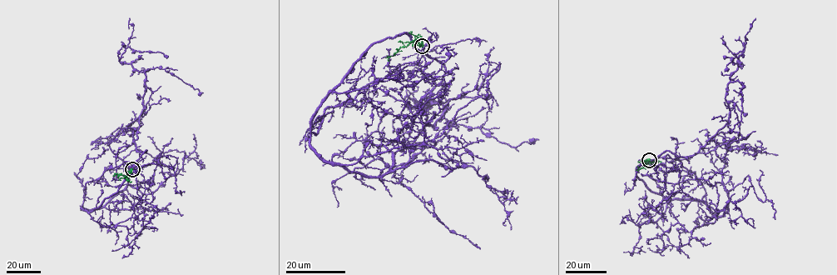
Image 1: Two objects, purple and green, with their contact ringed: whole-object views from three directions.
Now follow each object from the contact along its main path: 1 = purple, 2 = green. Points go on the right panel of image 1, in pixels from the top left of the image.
1: (650, 160), (667, 154), (693, 172), (716, 217), (690, 232), (671, 225), (662, 251), (647, 248)
2: (650, 160), (644, 165), (661, 162)

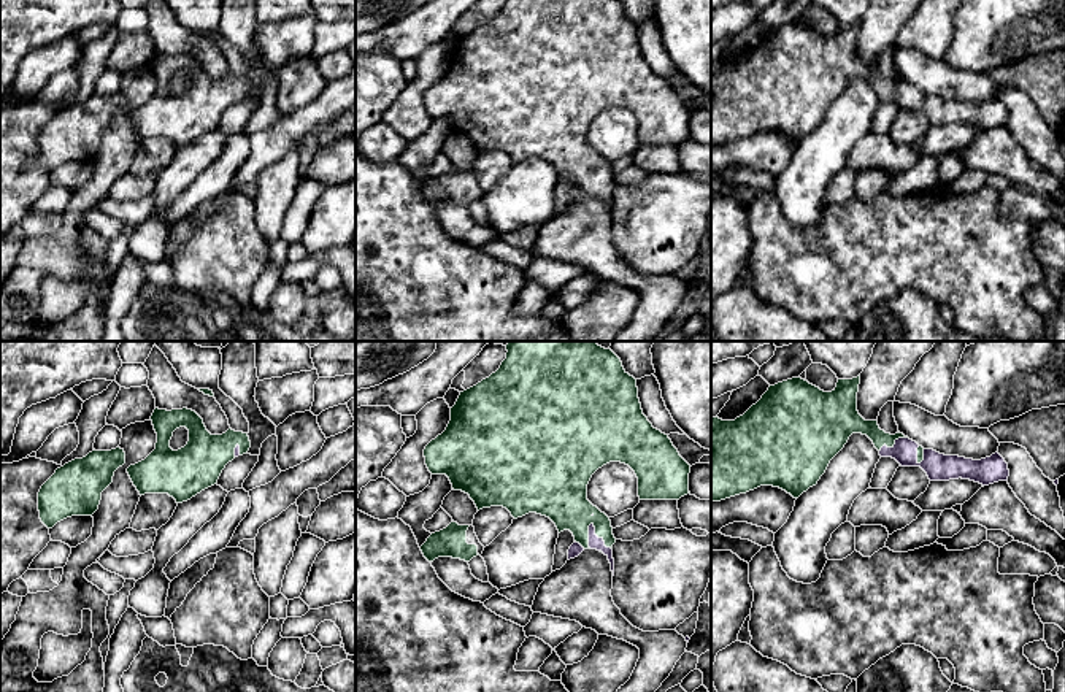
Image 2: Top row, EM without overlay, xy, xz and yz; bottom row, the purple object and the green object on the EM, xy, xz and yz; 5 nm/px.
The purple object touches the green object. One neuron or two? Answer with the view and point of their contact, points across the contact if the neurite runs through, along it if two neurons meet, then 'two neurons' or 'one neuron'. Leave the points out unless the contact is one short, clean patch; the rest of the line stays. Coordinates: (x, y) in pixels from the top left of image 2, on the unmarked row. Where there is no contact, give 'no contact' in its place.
xz (597, 181) | two neurons

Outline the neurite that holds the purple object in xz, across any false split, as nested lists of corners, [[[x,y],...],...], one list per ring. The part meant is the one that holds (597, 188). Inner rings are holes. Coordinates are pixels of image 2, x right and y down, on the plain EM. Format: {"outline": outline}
{"outline": [[[594,168],[589,170],[589,192],[590,192],[590,194],[602,195],[602,197],[608,202],[608,205],[609,205],[609,208],[611,208],[611,216],[613,216],[613,221],[614,221],[613,194],[611,194],[611,192],[606,192],[603,183],[598,183],[598,181],[595,179],[595,171],[594,171]]]}

